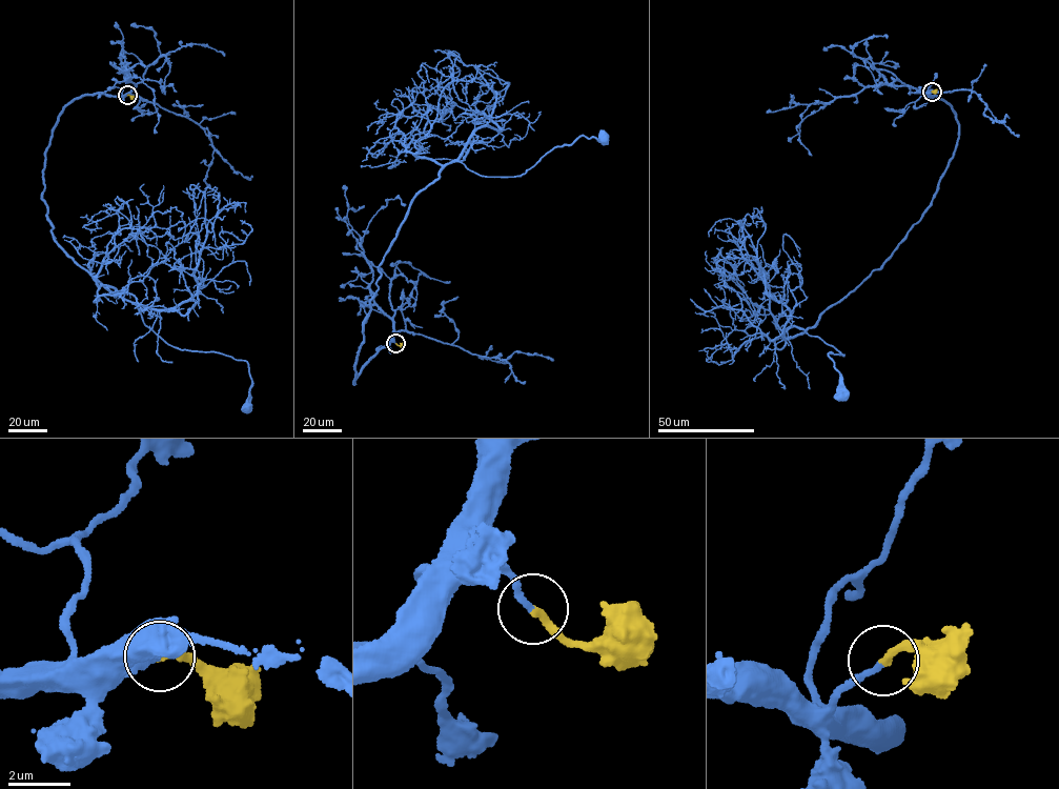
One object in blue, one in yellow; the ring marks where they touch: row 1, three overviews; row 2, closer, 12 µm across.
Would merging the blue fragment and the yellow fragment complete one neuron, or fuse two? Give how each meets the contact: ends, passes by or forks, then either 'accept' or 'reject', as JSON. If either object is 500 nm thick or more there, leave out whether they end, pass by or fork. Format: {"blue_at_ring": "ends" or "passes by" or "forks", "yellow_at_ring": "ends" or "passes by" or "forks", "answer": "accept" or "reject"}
{"blue_at_ring": "ends", "yellow_at_ring": "ends", "answer": "accept"}

